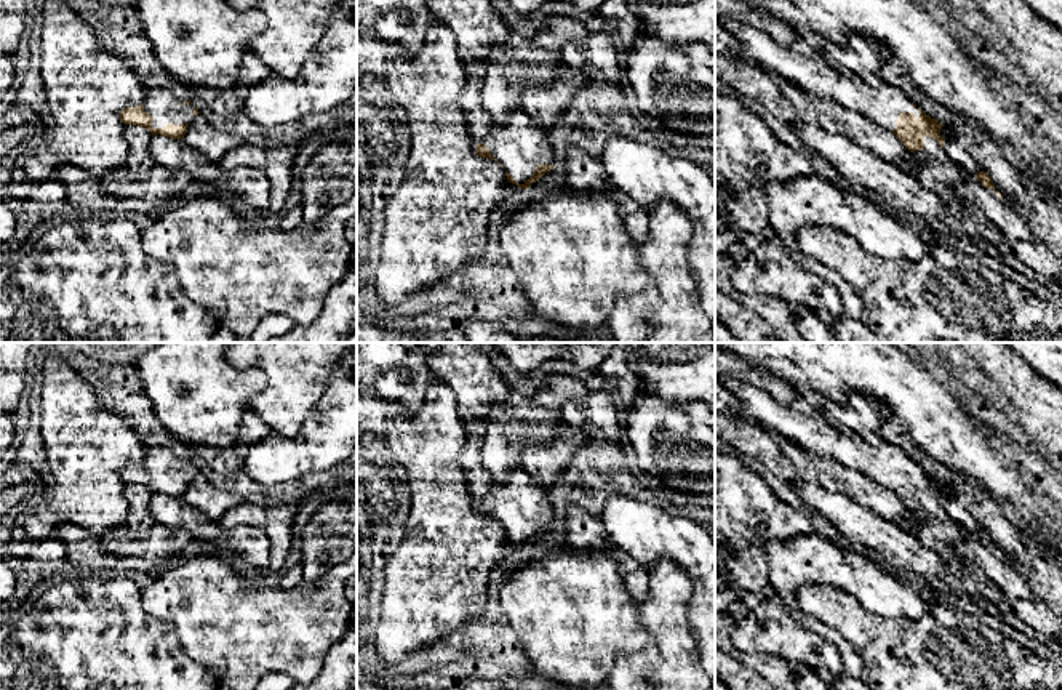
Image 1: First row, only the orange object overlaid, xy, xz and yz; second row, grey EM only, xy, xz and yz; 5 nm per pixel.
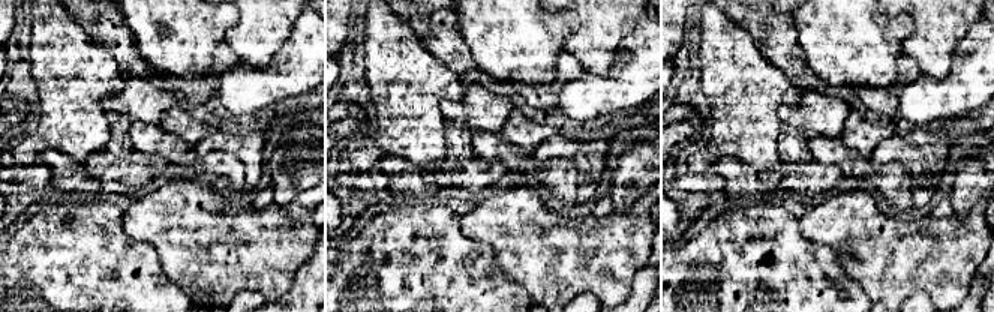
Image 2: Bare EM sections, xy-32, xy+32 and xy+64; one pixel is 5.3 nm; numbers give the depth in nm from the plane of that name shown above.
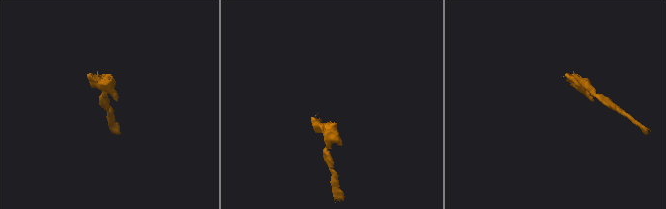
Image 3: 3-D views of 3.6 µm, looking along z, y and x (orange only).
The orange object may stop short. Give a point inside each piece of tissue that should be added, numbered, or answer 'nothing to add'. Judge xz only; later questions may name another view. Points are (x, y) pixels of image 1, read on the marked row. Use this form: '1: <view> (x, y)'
1: xz (519, 144)

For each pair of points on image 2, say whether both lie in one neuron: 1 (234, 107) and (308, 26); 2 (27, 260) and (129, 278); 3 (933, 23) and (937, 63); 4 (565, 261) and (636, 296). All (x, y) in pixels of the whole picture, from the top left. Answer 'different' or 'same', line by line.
1: same
2: same
3: same
4: different

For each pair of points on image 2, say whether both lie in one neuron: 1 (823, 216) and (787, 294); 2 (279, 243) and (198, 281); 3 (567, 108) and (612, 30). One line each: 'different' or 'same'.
1: different
2: same
3: different

